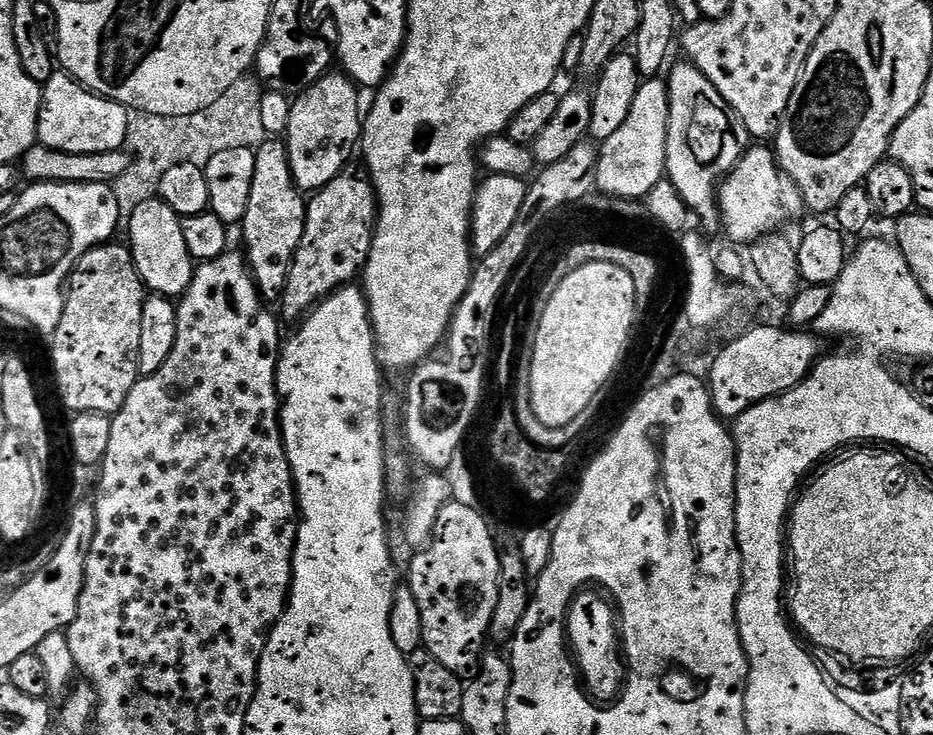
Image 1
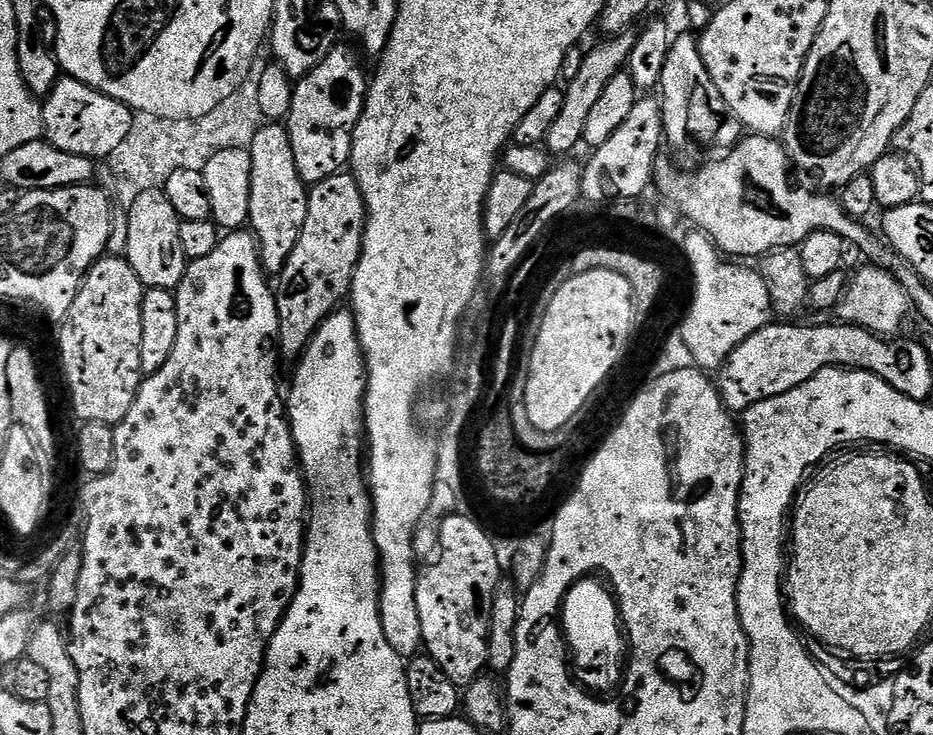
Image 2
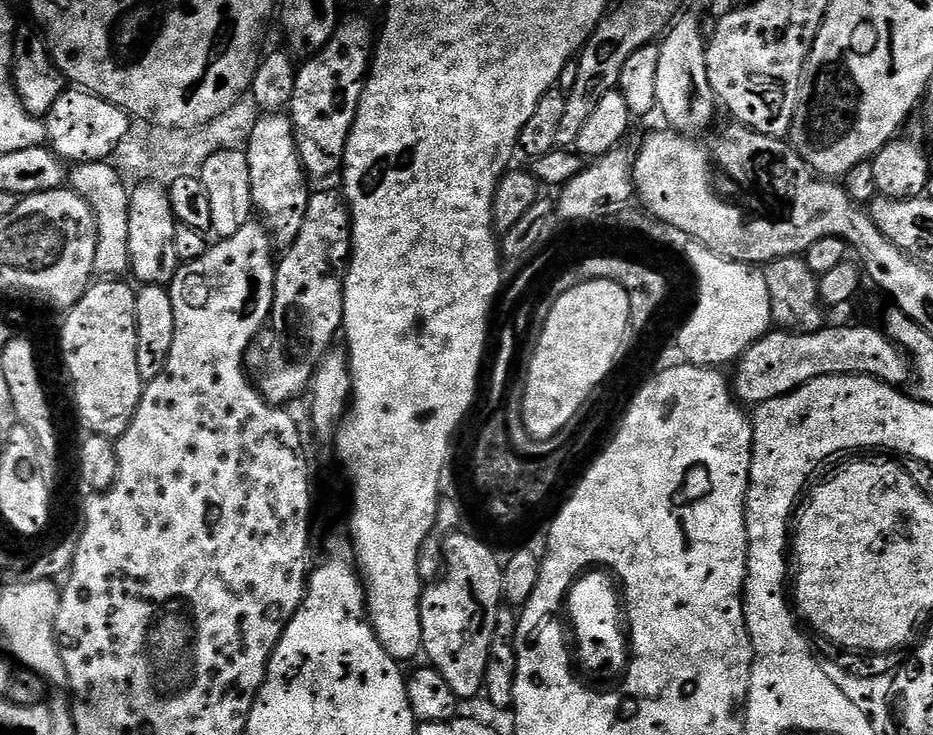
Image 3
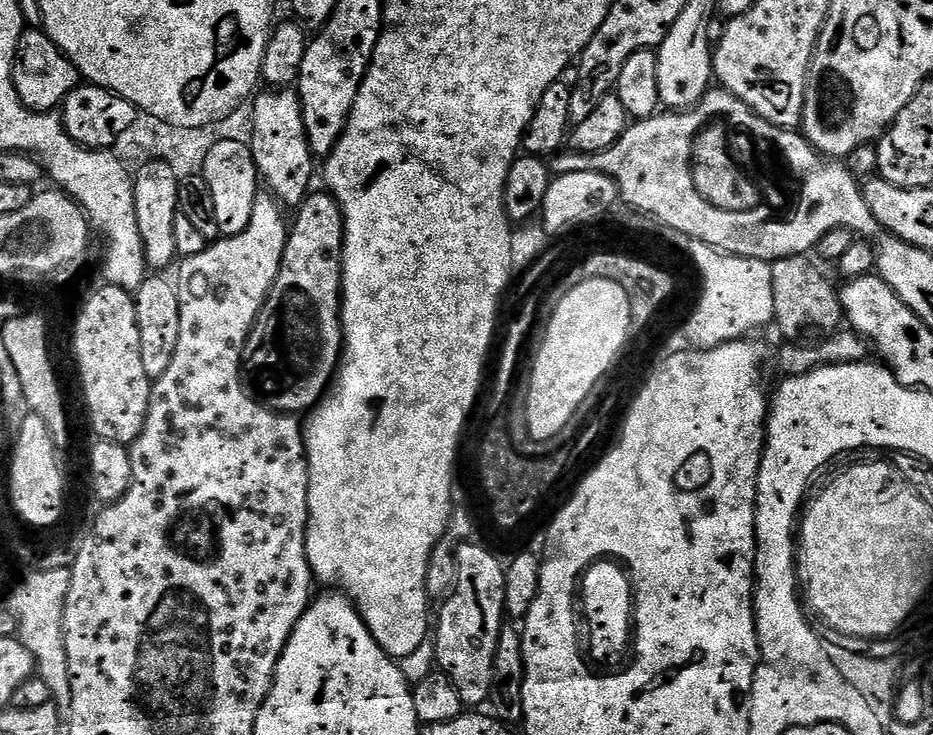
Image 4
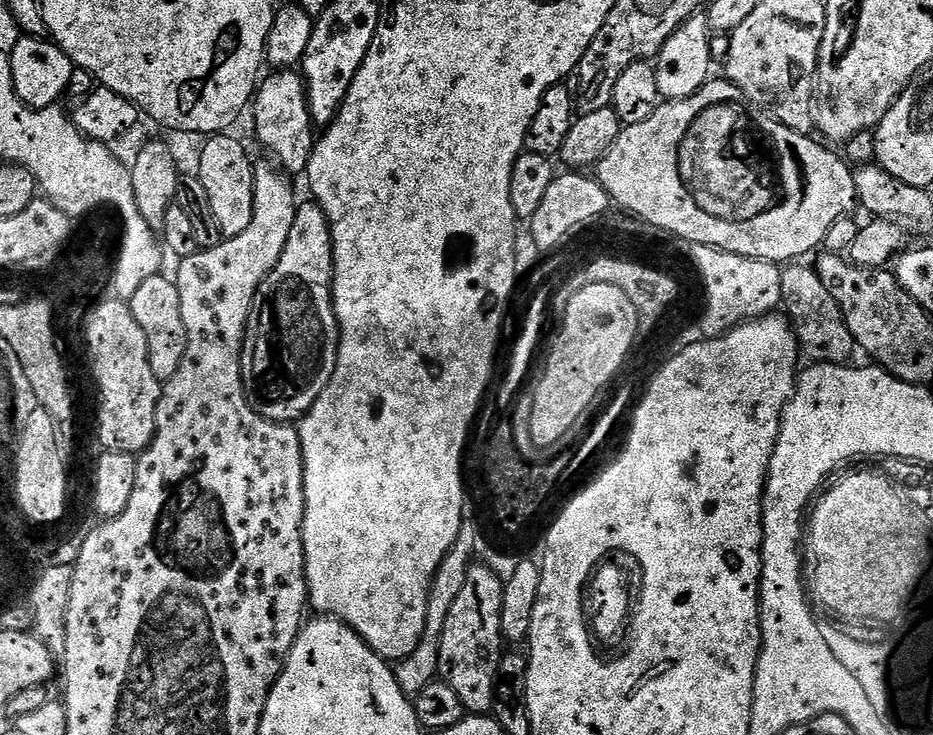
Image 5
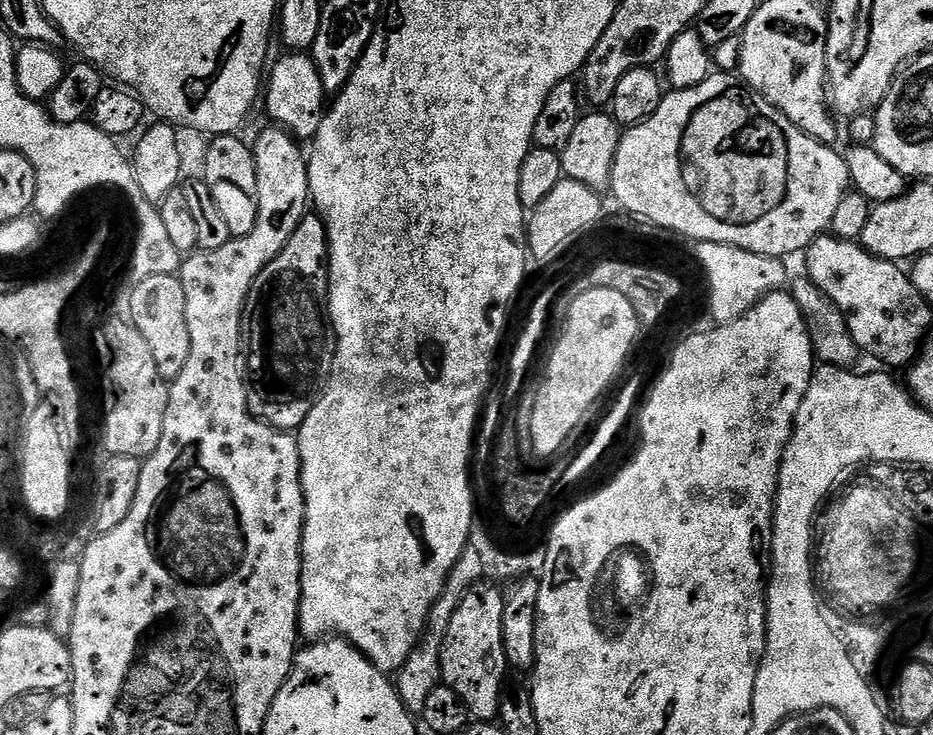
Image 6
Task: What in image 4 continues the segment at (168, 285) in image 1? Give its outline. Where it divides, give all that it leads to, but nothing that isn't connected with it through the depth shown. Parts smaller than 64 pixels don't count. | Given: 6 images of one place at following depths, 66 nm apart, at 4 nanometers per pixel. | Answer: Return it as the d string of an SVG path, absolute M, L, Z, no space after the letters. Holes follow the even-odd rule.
M150 159L141 163L134 172L132 189L134 190L134 214L138 234L142 236L144 247L144 263L149 269L164 270L171 260L177 259L174 246L174 218L178 211L178 186L179 179L175 170L163 160Z

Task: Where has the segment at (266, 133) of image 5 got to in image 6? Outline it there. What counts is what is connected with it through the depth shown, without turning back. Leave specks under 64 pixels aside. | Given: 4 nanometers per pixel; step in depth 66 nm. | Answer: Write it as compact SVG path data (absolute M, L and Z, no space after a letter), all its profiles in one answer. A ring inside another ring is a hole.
M289 51L281 55L279 62L271 65L266 76L264 108L272 119L269 121L296 137L297 141L310 142L318 134L318 126L322 122L326 108L324 99L326 99L326 93L322 86L322 76L318 74L318 66L311 55Z

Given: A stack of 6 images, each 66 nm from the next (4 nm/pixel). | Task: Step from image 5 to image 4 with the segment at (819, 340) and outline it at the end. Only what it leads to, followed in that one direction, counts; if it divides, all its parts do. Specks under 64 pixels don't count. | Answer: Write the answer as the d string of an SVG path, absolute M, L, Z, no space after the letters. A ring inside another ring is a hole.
M805 255L790 256L772 264L775 306L773 319L790 340L797 337L795 335L801 328L823 328L823 333L830 334L837 331L844 322L839 291L808 259L810 258Z

